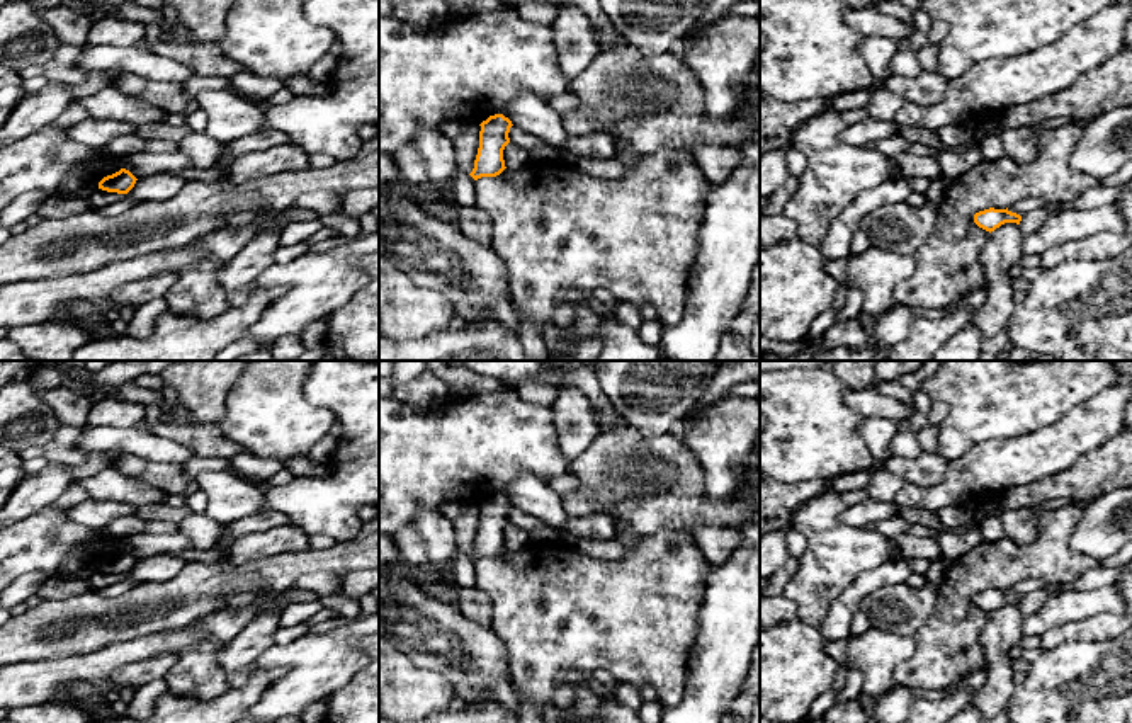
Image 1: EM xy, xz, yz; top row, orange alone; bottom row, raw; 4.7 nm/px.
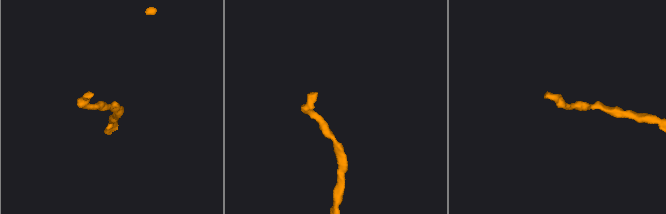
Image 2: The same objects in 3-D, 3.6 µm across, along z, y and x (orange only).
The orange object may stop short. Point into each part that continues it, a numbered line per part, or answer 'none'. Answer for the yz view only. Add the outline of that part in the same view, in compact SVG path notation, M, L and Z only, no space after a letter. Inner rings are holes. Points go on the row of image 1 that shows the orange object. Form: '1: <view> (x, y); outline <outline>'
none

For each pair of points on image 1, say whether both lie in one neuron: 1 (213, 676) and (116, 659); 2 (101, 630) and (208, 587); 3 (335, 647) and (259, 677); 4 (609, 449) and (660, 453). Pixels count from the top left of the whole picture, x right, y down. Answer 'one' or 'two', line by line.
1: two
2: one
3: two
4: one

